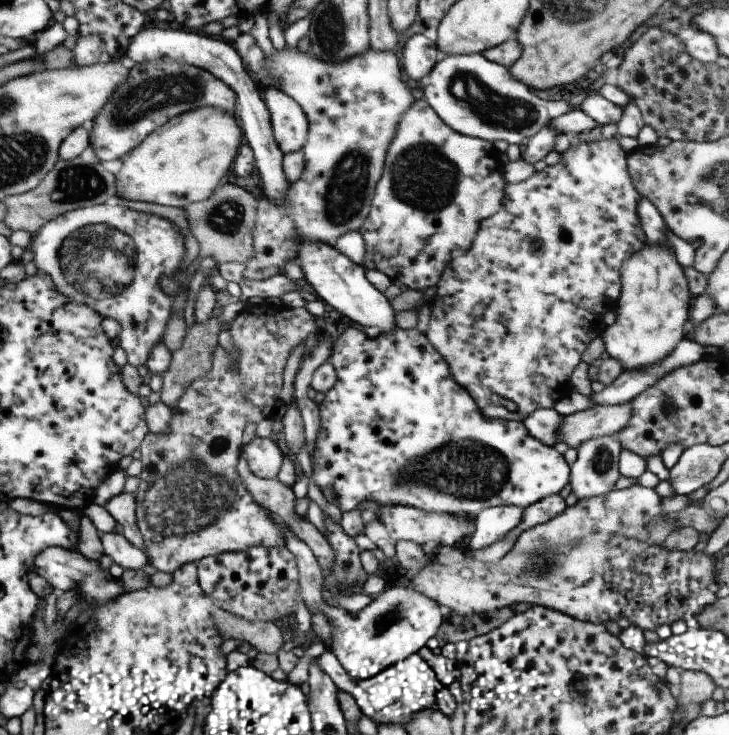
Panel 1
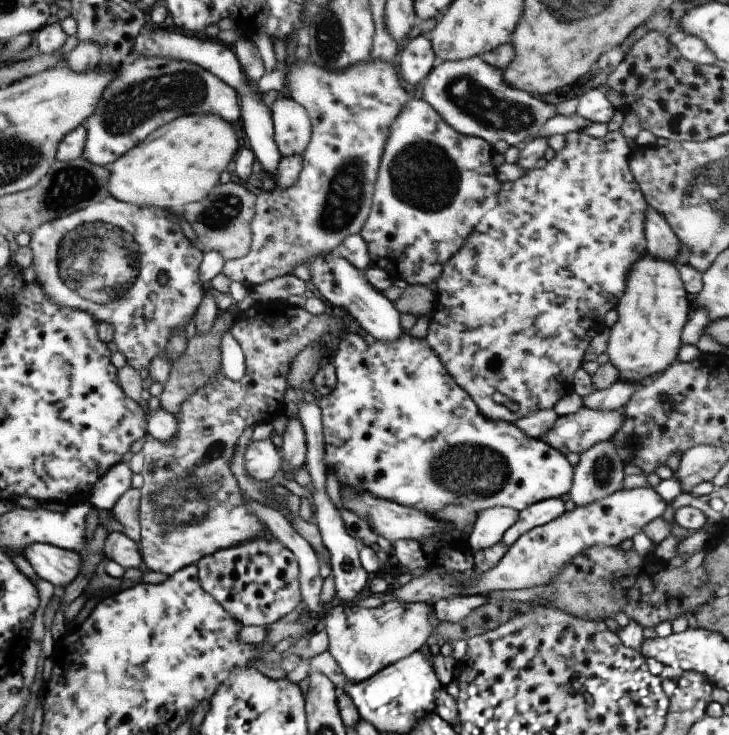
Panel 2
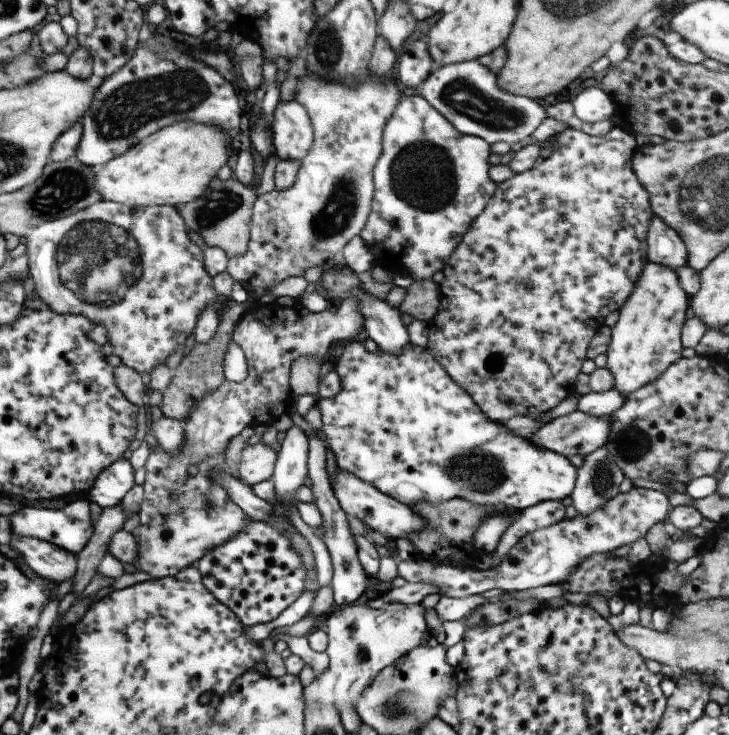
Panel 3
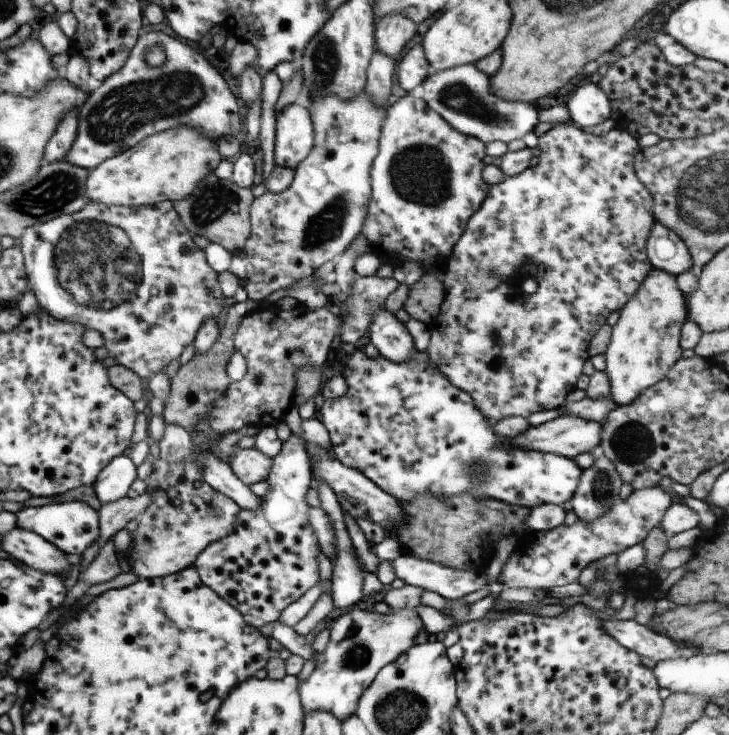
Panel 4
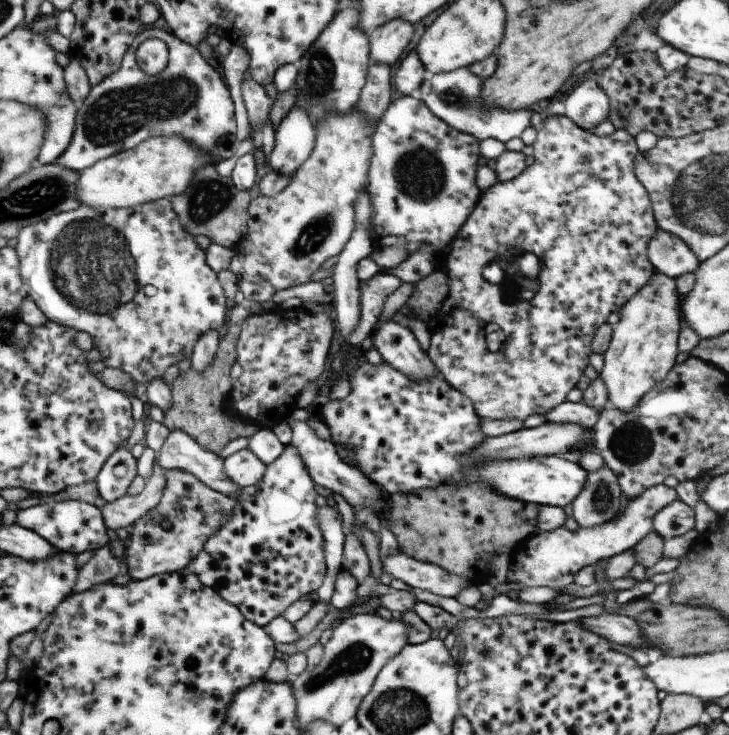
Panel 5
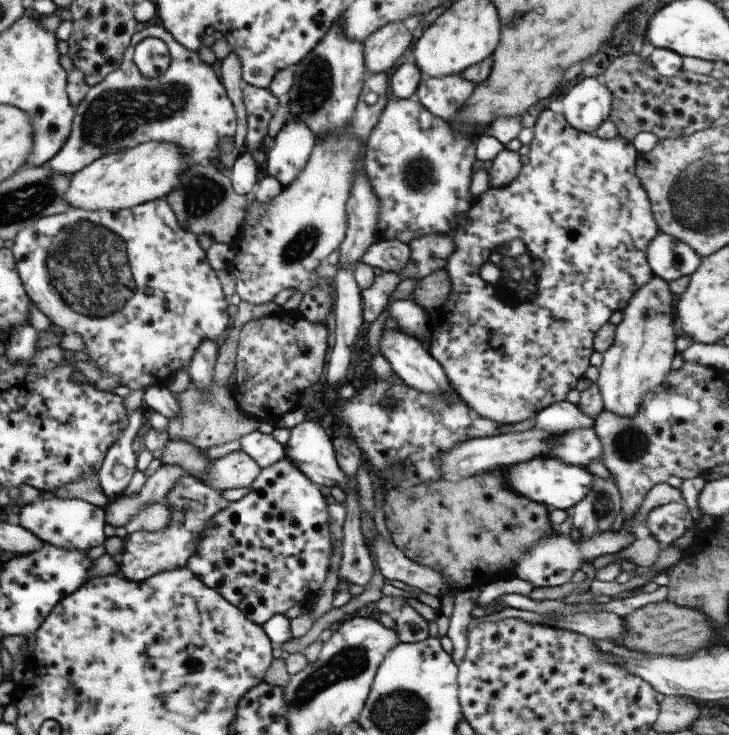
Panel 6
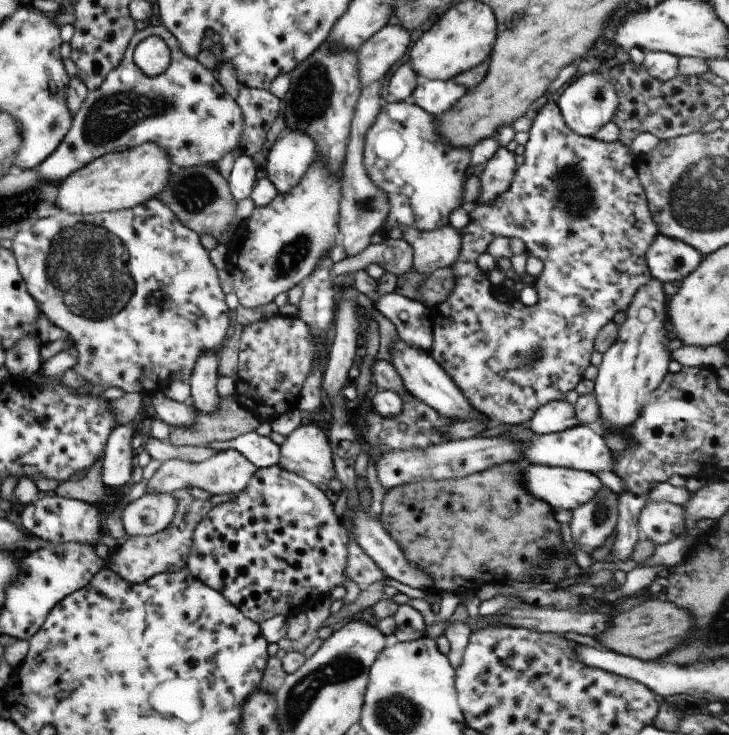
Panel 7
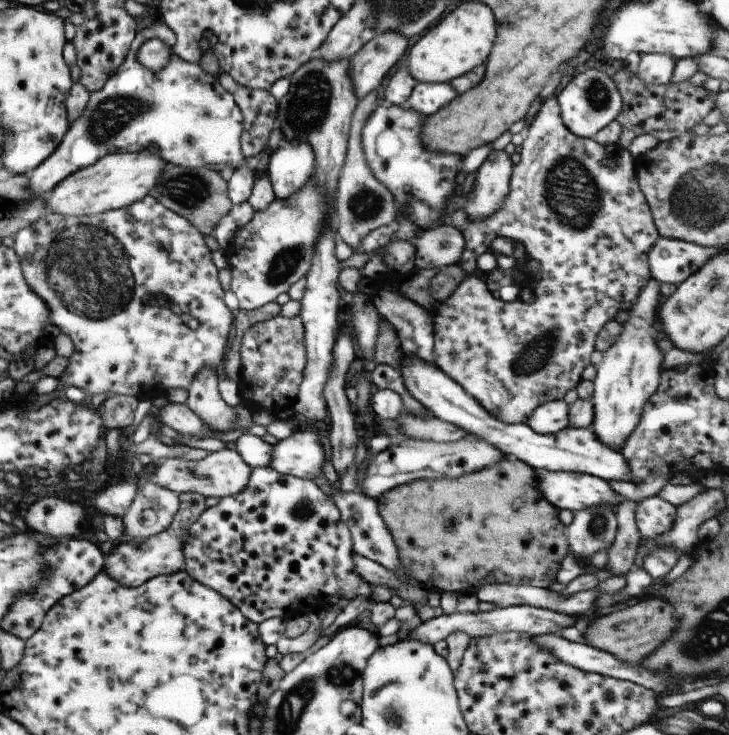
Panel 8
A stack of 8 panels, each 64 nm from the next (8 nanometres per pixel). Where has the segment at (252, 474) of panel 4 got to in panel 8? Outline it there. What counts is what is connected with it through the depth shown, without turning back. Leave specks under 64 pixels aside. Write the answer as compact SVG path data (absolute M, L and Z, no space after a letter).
M222 449L209 452L205 458L188 461L178 458L164 459L157 464L155 470L148 478L154 485L168 491L181 494L192 492L200 494L203 498L223 498L236 495L245 488L252 468L243 462L235 449Z

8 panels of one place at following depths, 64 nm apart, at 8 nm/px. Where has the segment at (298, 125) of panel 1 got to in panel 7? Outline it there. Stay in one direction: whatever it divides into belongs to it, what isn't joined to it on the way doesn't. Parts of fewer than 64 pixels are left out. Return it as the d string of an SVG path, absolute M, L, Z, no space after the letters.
M285 127L279 132L272 147L265 152L266 166L262 172L265 173L278 193L287 192L294 184L297 184L315 154L316 148L313 139L306 132Z

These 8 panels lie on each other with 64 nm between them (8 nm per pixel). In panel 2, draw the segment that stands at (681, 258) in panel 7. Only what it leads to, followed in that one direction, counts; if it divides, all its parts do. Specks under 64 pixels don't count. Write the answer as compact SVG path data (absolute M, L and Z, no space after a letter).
M649 205L644 208L643 226L646 252L673 262L680 242L665 219Z

